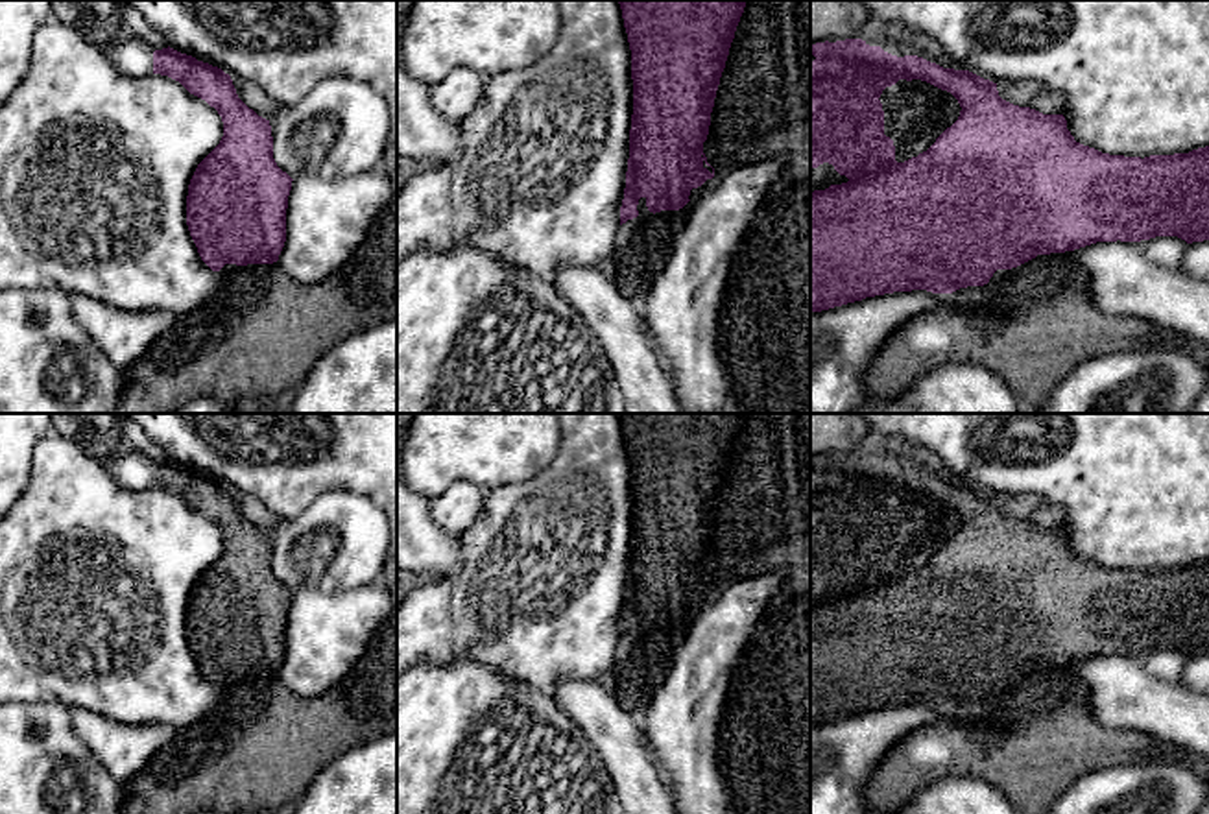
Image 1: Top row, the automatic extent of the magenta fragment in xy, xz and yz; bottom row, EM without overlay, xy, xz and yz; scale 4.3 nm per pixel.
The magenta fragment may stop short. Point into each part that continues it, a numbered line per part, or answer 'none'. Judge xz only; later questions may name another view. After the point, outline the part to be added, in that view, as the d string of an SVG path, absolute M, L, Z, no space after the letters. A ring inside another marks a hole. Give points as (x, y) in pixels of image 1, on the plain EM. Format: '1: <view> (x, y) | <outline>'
none

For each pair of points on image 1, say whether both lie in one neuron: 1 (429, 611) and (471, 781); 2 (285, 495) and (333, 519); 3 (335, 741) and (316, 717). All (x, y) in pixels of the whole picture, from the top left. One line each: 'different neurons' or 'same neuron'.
1: different neurons
2: different neurons
3: same neuron

